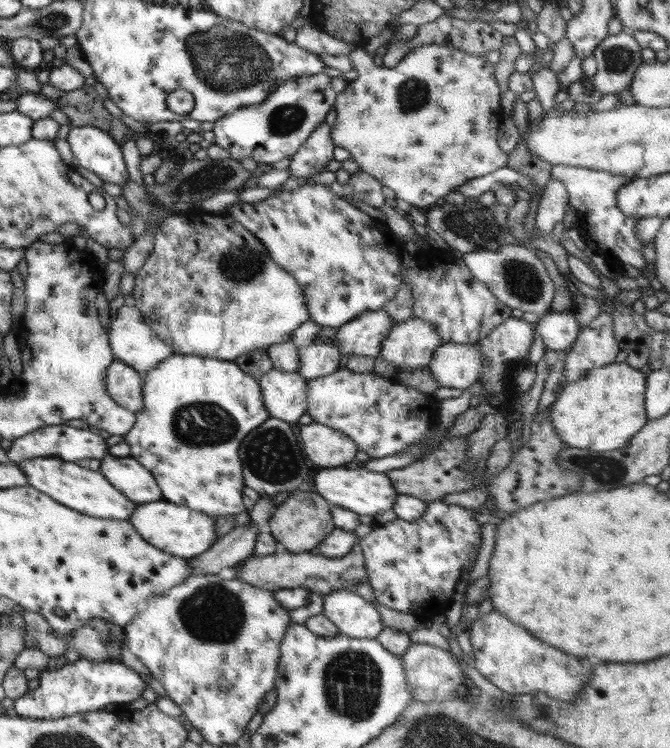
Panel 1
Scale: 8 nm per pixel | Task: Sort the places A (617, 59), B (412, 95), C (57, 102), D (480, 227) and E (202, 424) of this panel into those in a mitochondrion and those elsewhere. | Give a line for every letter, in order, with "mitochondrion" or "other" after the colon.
A: mitochondrion
B: mitochondrion
C: other
D: mitochondrion
E: mitochondrion

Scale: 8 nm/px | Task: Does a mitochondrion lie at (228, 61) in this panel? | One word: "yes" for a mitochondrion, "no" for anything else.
yes

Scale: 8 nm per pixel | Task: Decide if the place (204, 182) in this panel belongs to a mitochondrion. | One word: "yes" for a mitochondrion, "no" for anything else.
yes

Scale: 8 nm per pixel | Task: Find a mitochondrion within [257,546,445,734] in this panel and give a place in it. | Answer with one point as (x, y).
(353, 679)

